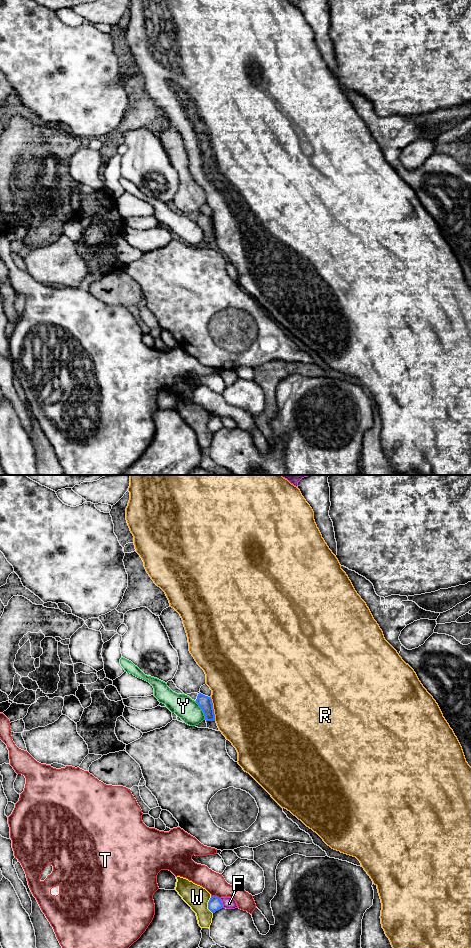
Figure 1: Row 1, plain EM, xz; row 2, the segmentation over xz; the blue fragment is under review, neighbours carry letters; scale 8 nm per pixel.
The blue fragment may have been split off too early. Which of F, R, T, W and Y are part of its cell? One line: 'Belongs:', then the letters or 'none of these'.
Belongs: none of these

